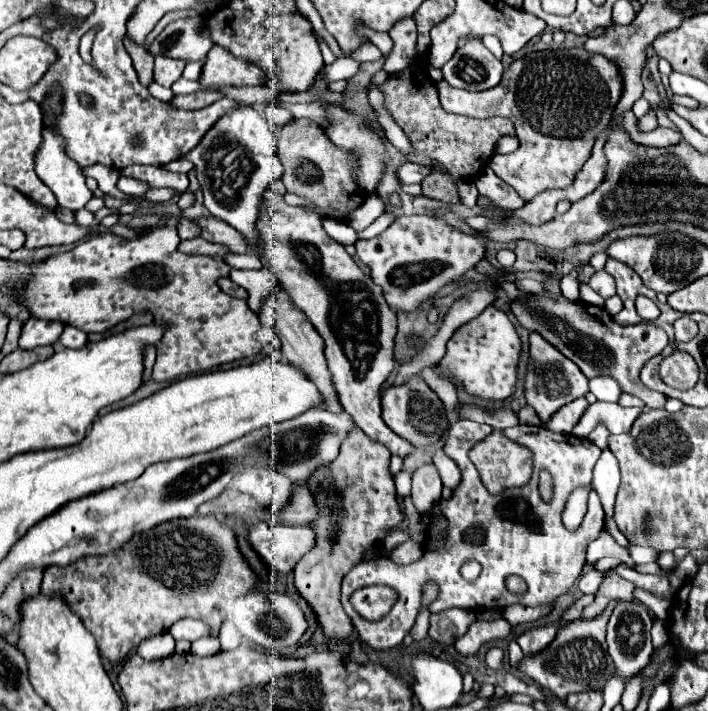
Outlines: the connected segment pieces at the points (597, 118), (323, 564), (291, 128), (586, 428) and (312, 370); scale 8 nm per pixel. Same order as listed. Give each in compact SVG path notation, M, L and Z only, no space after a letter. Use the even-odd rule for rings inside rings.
M557 48L533 52L533 58L517 58L503 72L503 80L485 92L451 88L445 80L437 84L441 104L447 112L471 118L513 118L519 148L507 156L495 154L489 168L517 190L525 200L543 190L565 188L575 172L591 156L593 142L607 128L623 92L623 78L615 62L583 48Z
M353 428L335 462L319 468L307 482L315 490L319 504L319 518L315 520L317 544L295 566L295 586L317 612L319 626L329 638L347 638L353 632L353 624L341 606L343 576L361 562L367 550L377 546L375 542L387 536L389 528L403 520L395 496L394 476L389 472L390 458L387 446Z
M293 118L289 124L279 128L281 130L277 130L277 140L279 140L277 154L285 168L281 178L287 192L313 200L321 216L347 220L347 214L365 202L365 192L353 180L351 156L339 150L323 132L323 128L311 118Z
M595 402L585 410L585 414L581 416L581 420L577 422L571 434L579 438L587 438L597 424L603 424L611 434L629 432L639 412L641 408L621 408L619 404L611 404L611 402Z
M269 294L263 302L263 308L259 312L259 318L263 320L263 324L267 328L271 328L279 338L281 338L281 352L283 352L283 358L301 368L313 382L315 386L321 390L323 398L325 398L325 404L323 408L331 410L331 412L339 412L341 410L341 404L337 400L337 394L333 390L333 382L331 382L331 376L329 376L329 370L327 370L327 360L325 360L325 354L323 354L323 338L319 336L319 332L315 332L313 324L307 320L307 316L303 316L303 312L299 312L299 308L295 308L291 304L291 300L287 300L285 296L279 296L279 294Z

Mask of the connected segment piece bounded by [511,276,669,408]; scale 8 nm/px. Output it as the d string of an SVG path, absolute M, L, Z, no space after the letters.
M553 276L549 282L545 282L547 290L557 292L557 300L549 300L543 296L531 296L525 302L513 302L511 312L523 324L527 330L539 332L543 338L547 338L561 354L565 354L569 360L573 360L579 370L587 378L595 376L611 376L619 382L621 392L633 394L645 402L649 408L663 408L667 398L659 392L649 390L639 380L639 372L651 356L661 353L667 346L667 334L663 328L651 323L641 323L637 326L619 326L603 308L585 304L585 302L569 302L561 296L559 290L559 278Z

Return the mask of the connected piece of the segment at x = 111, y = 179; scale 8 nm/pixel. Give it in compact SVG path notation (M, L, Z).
M93 164L93 166L85 166L85 168L81 168L81 172L83 172L85 176L95 178L95 180L97 180L97 184L99 184L99 188L101 188L105 194L111 194L111 196L121 198L121 200L127 200L127 202L137 202L139 207L151 208L157 205L157 203L143 200L140 201L136 197L127 196L127 194L119 192L119 190L117 190L117 186L115 186L115 182L117 182L117 178L119 178L119 172L117 172L117 170L113 170L113 168Z

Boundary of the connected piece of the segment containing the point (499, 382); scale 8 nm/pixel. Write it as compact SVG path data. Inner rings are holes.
M489 306L475 320L463 324L447 342L447 352L435 366L435 372L449 380L453 386L461 386L467 394L485 402L503 402L515 392L517 368L521 356L521 338L515 332L515 324L503 310Z

